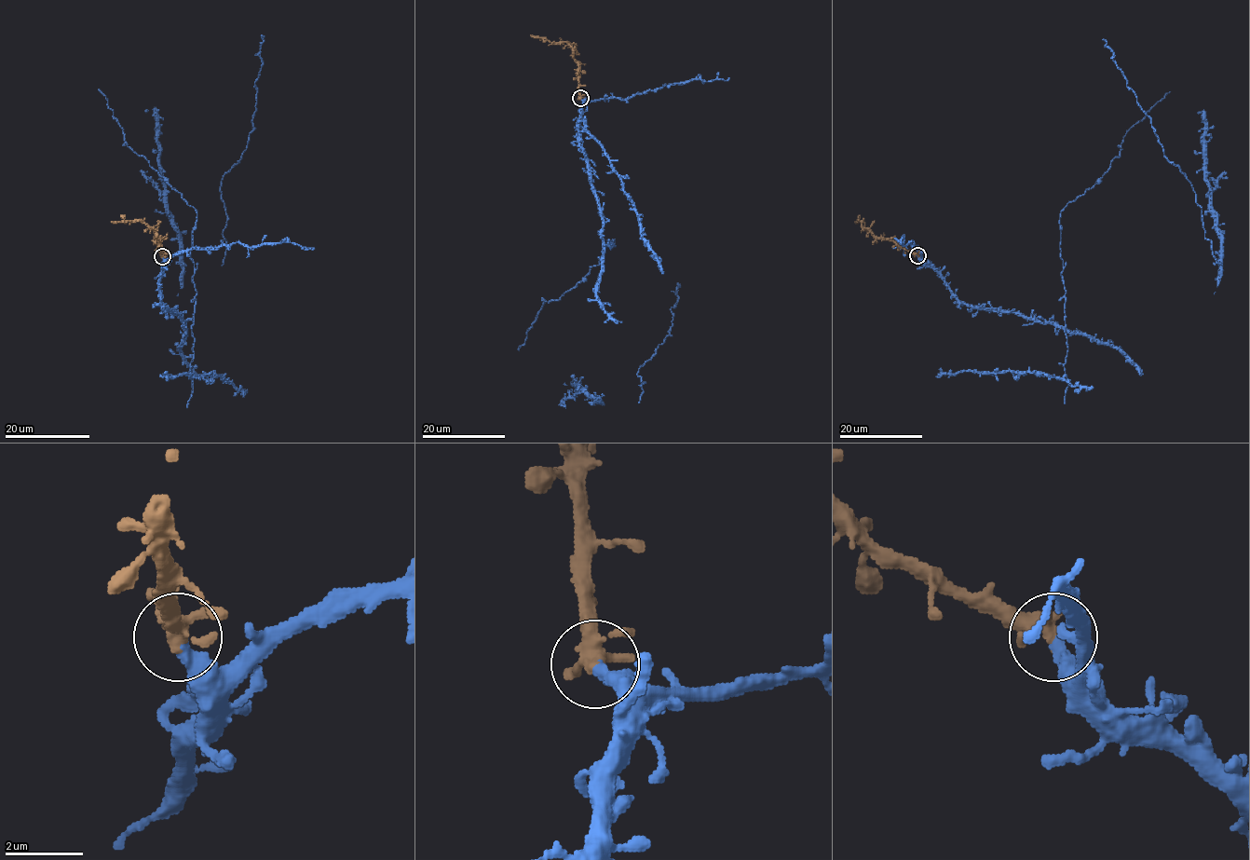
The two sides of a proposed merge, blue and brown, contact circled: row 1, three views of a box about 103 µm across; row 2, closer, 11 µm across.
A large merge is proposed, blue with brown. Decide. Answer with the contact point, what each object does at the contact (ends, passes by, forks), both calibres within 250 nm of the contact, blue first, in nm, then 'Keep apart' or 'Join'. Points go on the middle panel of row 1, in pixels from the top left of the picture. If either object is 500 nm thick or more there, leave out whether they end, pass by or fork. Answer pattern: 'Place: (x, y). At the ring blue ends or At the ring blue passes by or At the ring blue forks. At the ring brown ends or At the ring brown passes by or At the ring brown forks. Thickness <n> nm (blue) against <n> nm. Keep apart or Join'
Place: (580, 98). At the ring blue ends. At the ring brown forks. Thickness 360 nm (blue) against 320 nm. Join

